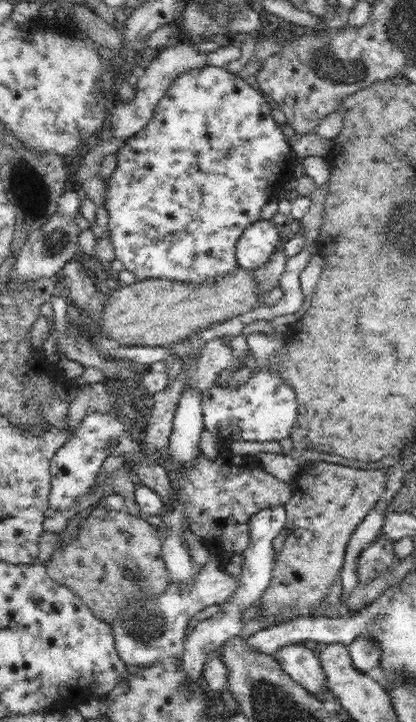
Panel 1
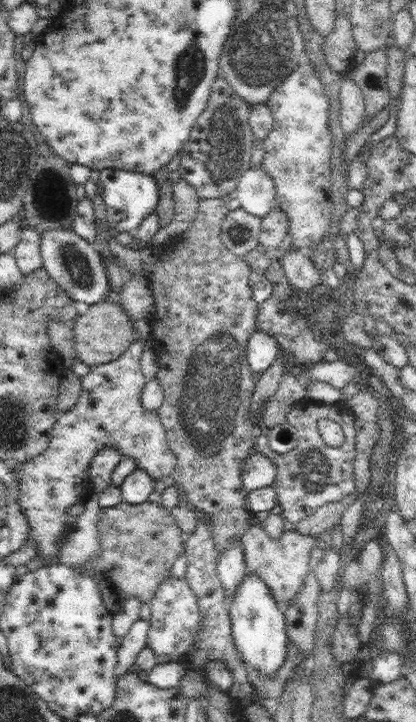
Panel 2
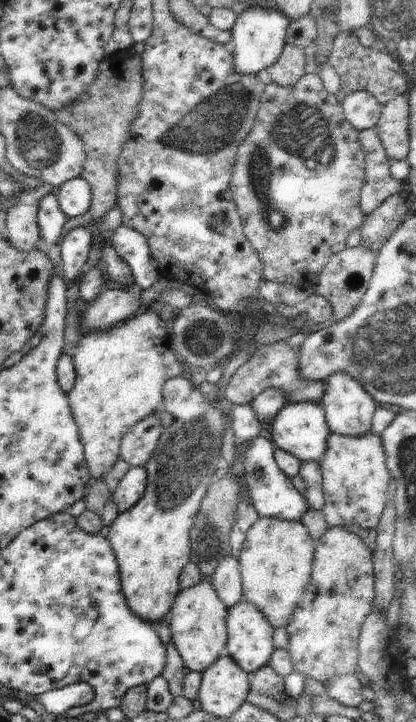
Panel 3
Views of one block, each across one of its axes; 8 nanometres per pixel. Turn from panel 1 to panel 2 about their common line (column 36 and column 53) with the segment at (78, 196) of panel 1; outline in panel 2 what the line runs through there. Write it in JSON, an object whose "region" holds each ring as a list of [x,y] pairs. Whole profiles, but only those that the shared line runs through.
{"region":[[[47,230],[43,234],[41,250],[43,250],[45,268],[57,280],[57,284],[61,284],[61,290],[67,296],[71,296],[71,300],[85,302],[85,304],[93,306],[93,304],[97,304],[105,298],[105,292],[109,290],[109,284],[107,284],[107,278],[105,278],[107,268],[105,268],[105,258],[103,258],[101,250],[97,246],[79,238],[71,230],[61,230],[61,232]]]}

